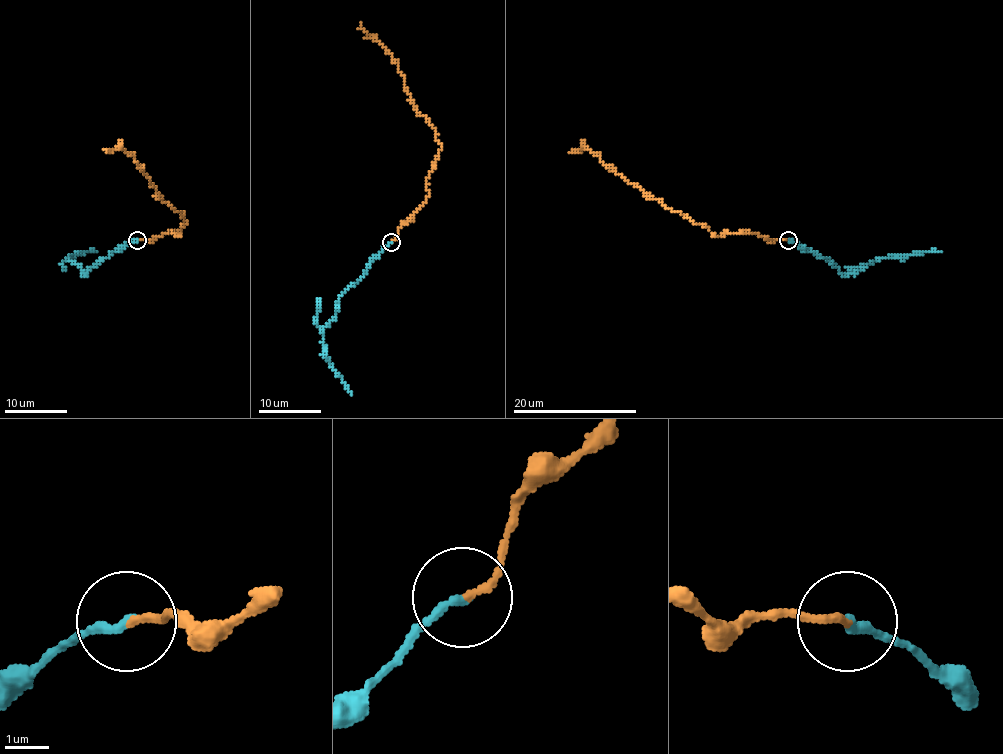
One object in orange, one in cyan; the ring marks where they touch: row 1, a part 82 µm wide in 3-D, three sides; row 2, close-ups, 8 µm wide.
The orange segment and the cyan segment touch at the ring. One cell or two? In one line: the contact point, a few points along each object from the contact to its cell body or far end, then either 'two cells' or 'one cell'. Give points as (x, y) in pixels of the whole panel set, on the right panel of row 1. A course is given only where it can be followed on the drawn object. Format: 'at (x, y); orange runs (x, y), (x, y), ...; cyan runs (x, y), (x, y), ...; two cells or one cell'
at (788, 240); orange runs (788, 240), (768, 240), (753, 232), (723, 232), (717, 235), (627, 182), (586, 148), (569, 151); cyan runs (788, 240), (827, 259), (843, 274), (857, 274), (877, 260), (941, 252); one cell

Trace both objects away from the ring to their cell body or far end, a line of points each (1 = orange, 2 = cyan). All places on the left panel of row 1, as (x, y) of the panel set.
1: (136, 240), (164, 232), (175, 235), (186, 221), (161, 198), (132, 155), (119, 148), (105, 151)
2: (136, 240), (102, 259), (85, 274), (68, 260), (91, 251), (97, 252)

